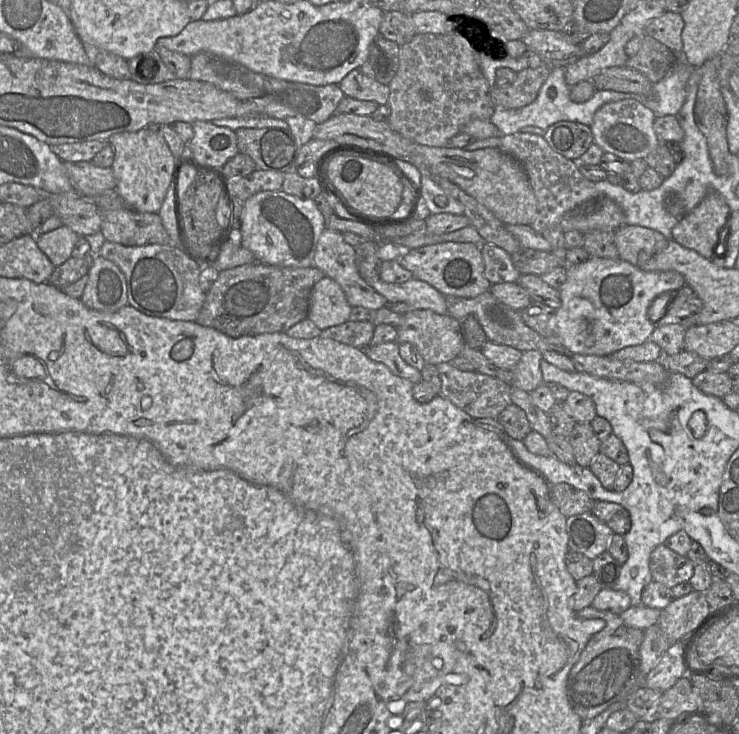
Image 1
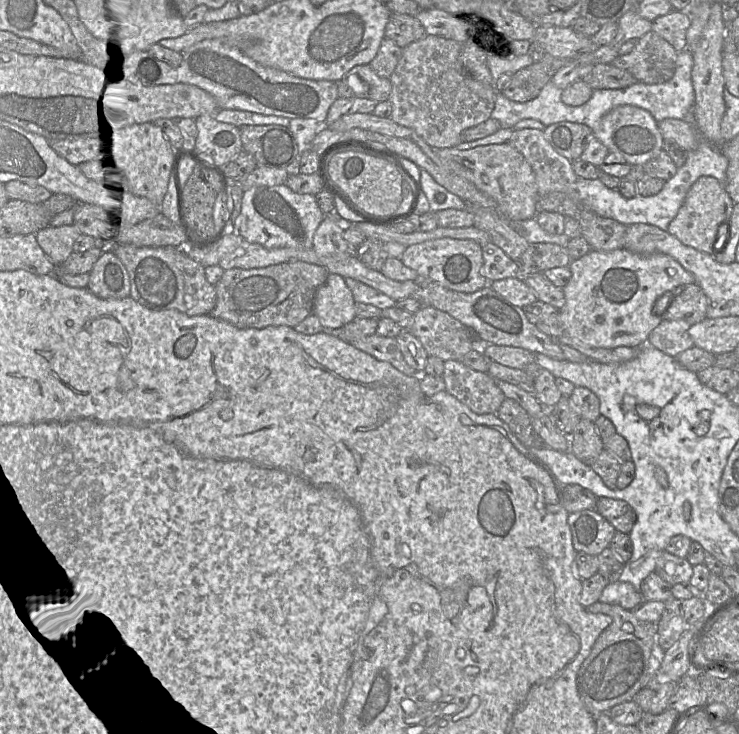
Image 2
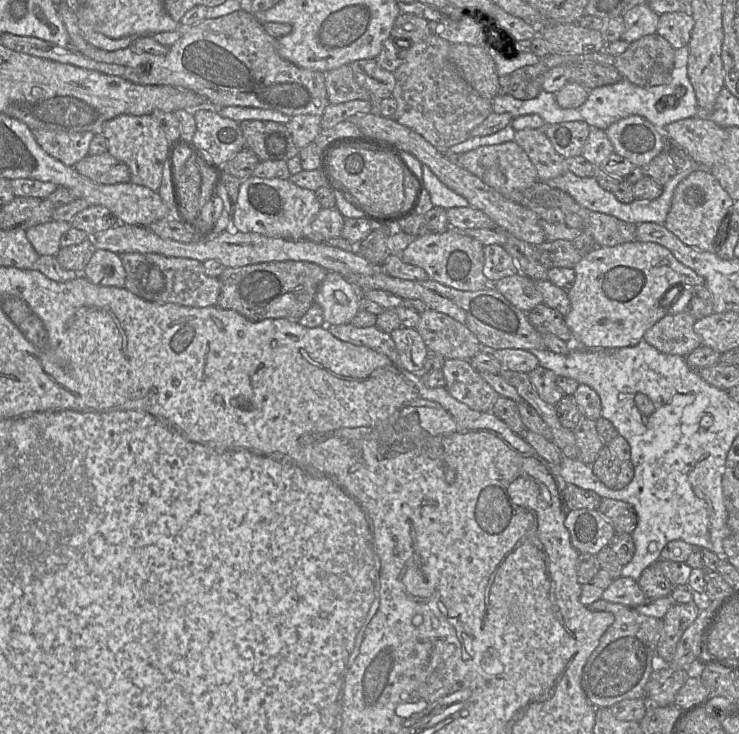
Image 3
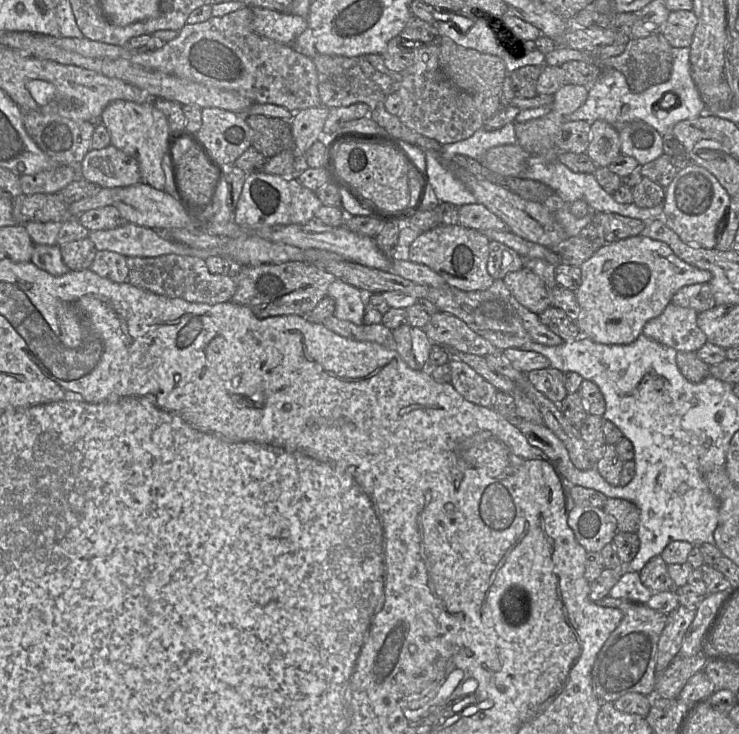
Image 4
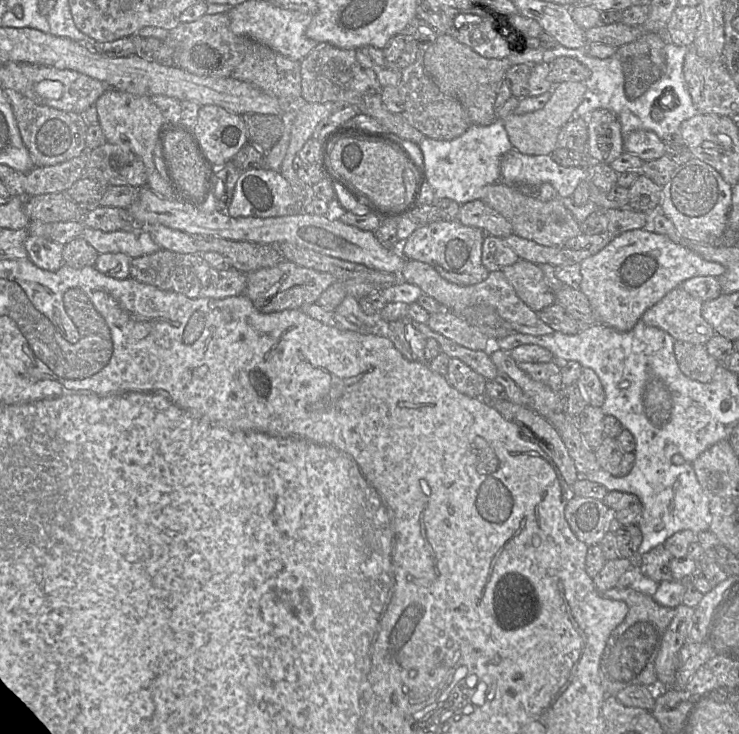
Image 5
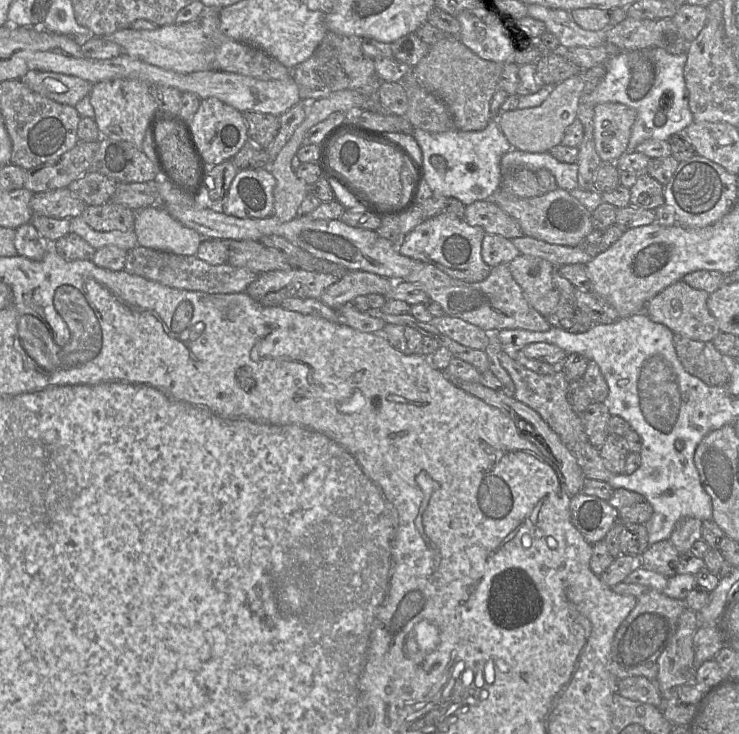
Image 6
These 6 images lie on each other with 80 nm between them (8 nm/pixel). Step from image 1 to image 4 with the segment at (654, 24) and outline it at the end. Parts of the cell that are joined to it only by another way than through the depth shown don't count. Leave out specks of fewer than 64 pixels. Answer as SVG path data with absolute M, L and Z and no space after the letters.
M692 10L670 11L662 35L672 47L689 47L696 25L697 17Z

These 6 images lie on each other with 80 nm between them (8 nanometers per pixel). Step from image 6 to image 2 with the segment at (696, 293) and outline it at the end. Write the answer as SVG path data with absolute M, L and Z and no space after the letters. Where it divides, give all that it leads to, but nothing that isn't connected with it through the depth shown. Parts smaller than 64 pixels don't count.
M662 320L650 332L647 344L662 353L676 358L680 353L694 347L688 330L690 325L683 320Z

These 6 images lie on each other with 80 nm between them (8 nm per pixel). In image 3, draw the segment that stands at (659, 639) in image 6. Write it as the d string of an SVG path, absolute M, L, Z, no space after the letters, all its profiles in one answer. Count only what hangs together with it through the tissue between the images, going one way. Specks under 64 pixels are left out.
M602 598L587 607L615 616L583 668L581 686L589 702L596 708L610 708L625 699L644 698L645 685L657 664L657 643L663 628L662 619L643 615L635 608Z

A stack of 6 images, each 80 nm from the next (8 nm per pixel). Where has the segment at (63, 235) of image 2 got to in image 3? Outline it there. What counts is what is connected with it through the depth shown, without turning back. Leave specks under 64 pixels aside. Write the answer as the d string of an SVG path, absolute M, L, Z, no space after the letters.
M49 221L27 229L26 237L42 256L56 256L61 248L60 239L71 227L70 222Z

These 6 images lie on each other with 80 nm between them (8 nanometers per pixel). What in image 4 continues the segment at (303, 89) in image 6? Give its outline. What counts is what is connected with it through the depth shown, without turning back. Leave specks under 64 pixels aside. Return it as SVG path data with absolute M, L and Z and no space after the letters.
M319 55L313 59L318 74L318 90L322 106L328 108L347 107L355 103L365 103L369 107L369 117L383 130L421 149L440 152L441 144L425 137L404 125L398 116L390 114L385 108L386 95L381 88L361 69L358 57Z

